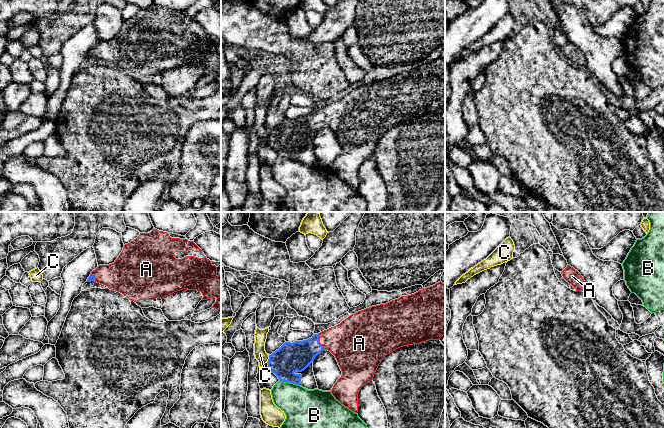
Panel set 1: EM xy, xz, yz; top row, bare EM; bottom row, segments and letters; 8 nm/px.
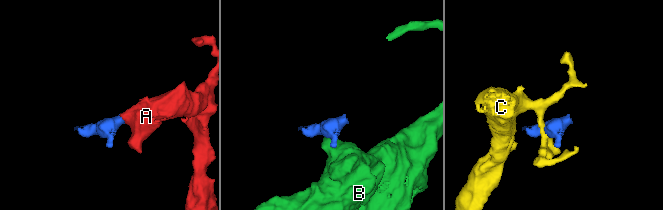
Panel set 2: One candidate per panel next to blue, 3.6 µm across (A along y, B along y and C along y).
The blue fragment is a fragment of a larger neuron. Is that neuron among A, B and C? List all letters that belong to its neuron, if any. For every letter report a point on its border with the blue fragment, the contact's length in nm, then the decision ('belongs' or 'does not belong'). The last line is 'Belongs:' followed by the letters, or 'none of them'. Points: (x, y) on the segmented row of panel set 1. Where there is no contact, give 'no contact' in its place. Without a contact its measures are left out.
A: contact xz (318, 342); length 140 nm; belongs
B: contact xz (289, 382); length 170 nm; does not belong
C: contact xz (268, 359); length 70 nm; does not belong
Belongs: A

